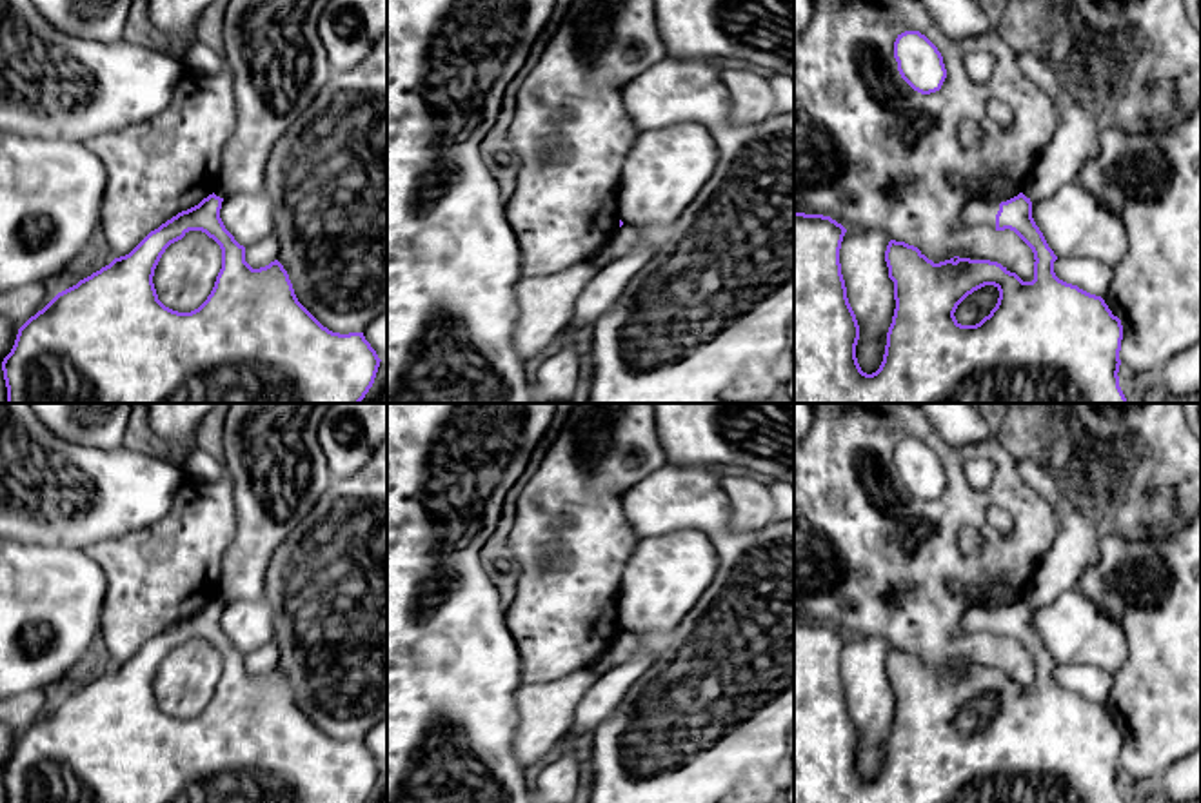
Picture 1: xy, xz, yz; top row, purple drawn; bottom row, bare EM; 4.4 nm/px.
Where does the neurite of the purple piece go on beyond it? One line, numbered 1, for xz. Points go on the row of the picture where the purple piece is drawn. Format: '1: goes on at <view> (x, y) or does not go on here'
1: does not go on here

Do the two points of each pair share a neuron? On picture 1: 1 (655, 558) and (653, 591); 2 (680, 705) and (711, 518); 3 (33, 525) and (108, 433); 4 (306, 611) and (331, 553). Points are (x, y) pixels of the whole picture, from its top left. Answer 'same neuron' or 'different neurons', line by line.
1: same neuron
2: same neuron
3: different neurons
4: same neuron

